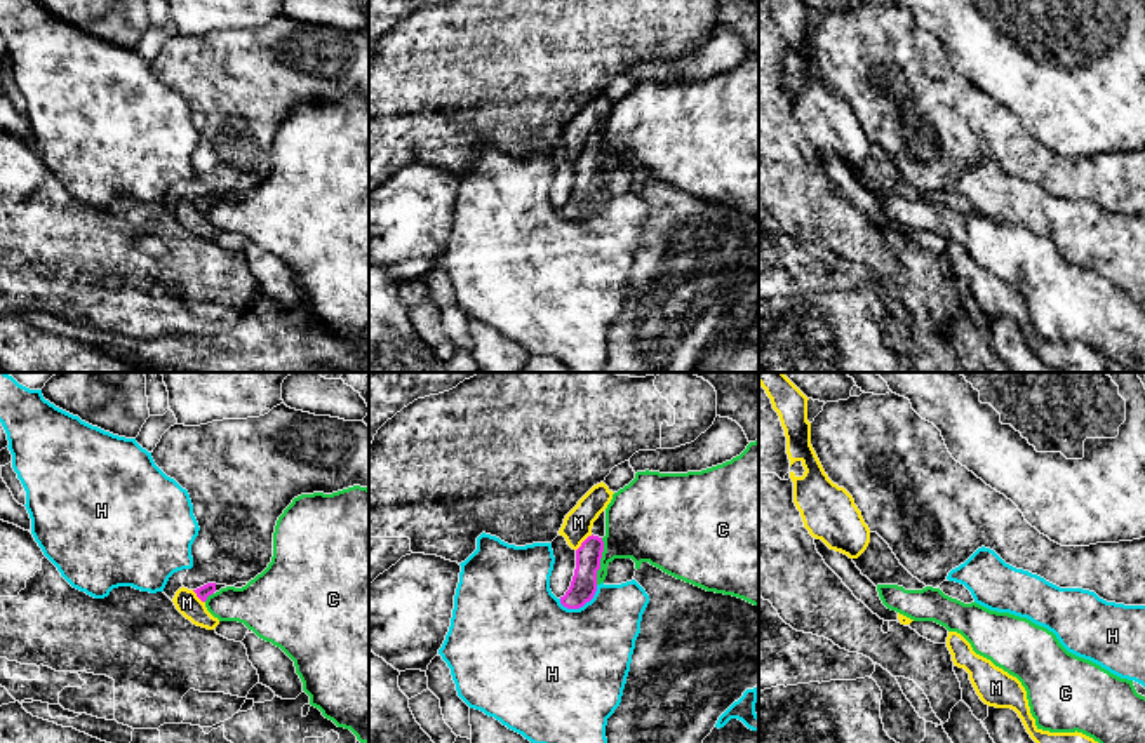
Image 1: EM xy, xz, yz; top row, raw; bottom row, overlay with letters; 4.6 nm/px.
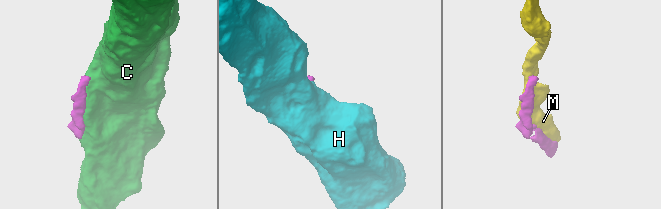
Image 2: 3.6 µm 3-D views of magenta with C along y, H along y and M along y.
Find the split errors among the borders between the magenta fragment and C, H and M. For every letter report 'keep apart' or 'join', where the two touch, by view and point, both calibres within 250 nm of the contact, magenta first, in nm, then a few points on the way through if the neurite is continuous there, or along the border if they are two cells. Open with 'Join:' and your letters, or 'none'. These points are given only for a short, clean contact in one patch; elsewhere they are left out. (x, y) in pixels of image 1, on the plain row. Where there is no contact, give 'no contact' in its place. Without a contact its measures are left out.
Join: none
C: keep apart; meets magenta in xz at (599, 171); 120 nm thick on the magenta side, 320 nm on the other
H: keep apart; meets magenta in xz at (582, 216); 120 nm thick on the magenta side, 480 nm on the other
M: keep apart; meets magenta in xz at (583, 152); 120 nm thick on the magenta side, 140 nm on the other

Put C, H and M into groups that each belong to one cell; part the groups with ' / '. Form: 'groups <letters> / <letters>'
groups C / H / M

